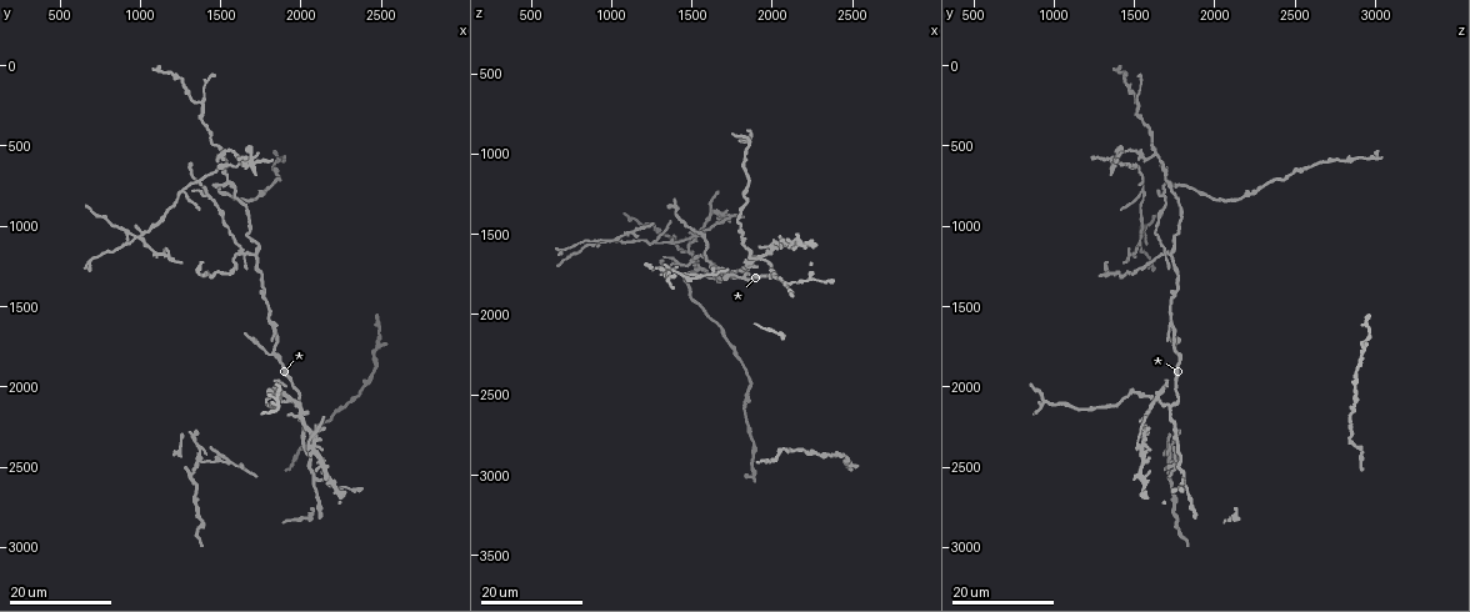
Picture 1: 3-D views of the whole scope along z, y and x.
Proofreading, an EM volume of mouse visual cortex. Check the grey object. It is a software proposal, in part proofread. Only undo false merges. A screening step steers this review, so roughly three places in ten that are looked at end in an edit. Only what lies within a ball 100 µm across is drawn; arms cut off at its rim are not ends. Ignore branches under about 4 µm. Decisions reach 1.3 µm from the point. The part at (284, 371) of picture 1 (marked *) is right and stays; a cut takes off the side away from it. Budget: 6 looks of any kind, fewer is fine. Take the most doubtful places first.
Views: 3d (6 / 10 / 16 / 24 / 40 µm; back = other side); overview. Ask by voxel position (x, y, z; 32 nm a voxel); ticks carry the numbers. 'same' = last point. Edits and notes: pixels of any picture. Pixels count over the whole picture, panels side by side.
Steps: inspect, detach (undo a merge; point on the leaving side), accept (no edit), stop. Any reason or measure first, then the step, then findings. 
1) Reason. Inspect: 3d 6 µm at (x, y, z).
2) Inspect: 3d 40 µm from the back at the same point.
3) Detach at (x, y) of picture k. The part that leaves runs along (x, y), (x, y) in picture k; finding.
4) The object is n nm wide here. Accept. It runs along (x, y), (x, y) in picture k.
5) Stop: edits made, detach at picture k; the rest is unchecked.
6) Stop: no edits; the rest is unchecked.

Four-way junction. Inspect: 3d 16 µm at (1640, 1160, 1680).

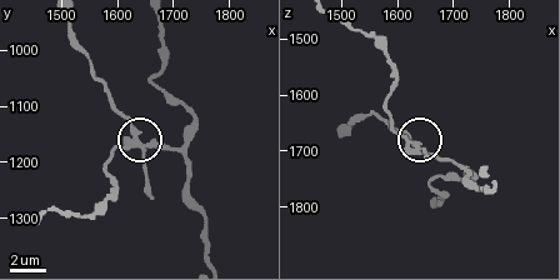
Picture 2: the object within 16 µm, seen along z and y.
Zoom in. Inspect: 3d 6 µm at (1630, 1160, 1690).

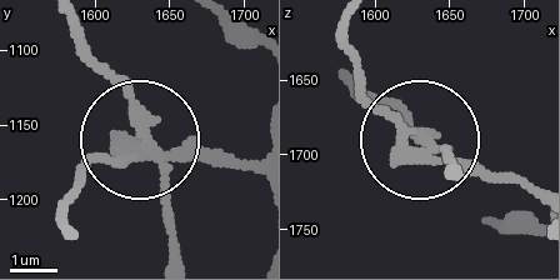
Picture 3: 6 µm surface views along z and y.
The object is 280 nm wide here. Detach at (125, 89) of picture 3. The part that leaves runs along (145, 148), (141, 104), (78, 20) in picture 3; two neurons meet here.

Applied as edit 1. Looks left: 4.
Three-way junction. Inspect: 3d 24 µm at (1380, 220, 1520).

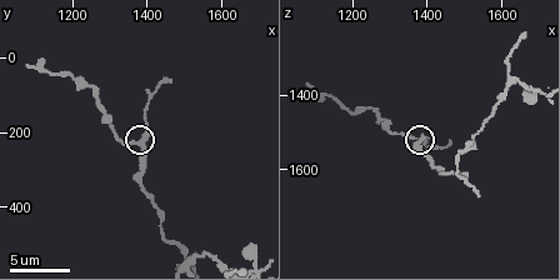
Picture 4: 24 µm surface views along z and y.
Inspect: 3d 10 µm at the same point.

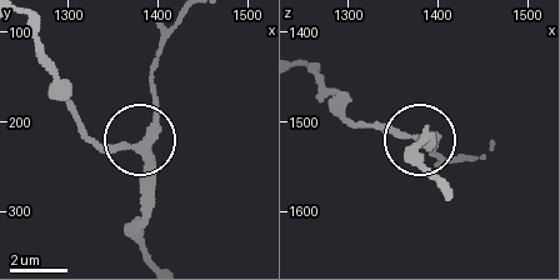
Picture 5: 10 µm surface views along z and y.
Zoom in. Inspect: 3d 6 µm at the same point.

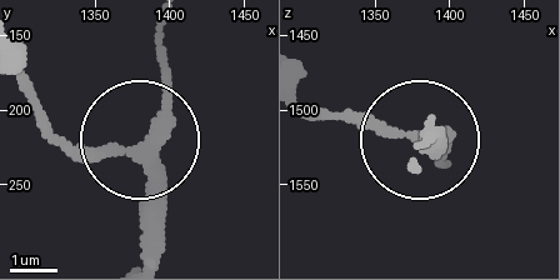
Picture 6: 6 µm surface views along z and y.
The object is 270 nm wide here. Accept. Continuous, no second neuron.

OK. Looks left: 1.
Stop: edits made, detach at picture 3; the rest is unchecked.

